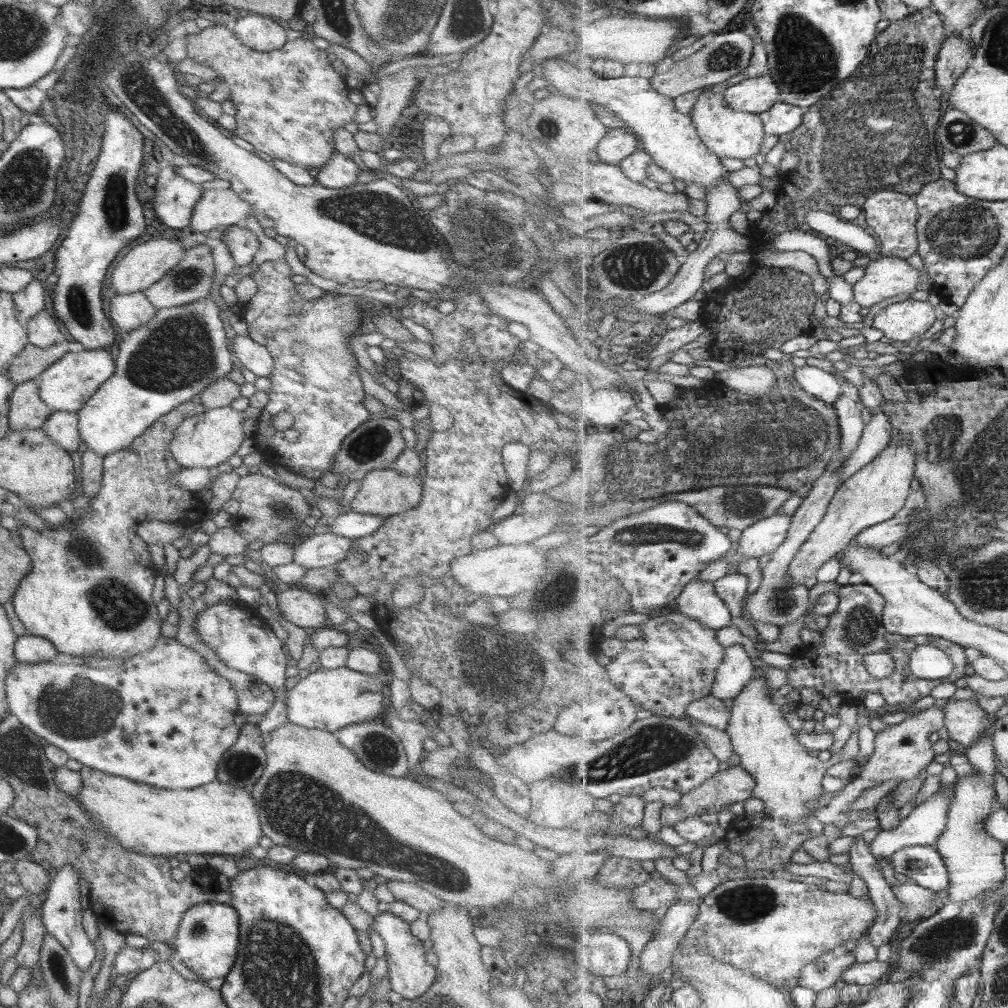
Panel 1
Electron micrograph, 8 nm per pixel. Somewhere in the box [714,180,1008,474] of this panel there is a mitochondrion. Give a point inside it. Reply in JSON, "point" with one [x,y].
{"point":[965,233]}

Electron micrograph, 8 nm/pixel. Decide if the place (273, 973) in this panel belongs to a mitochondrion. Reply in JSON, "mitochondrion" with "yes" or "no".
{"mitochondrion":"yes"}

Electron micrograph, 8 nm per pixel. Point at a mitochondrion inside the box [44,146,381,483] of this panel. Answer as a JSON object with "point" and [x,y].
{"point":[178,353]}

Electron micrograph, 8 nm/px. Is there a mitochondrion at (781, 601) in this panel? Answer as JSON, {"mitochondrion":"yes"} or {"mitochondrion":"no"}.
{"mitochondrion":"yes"}

